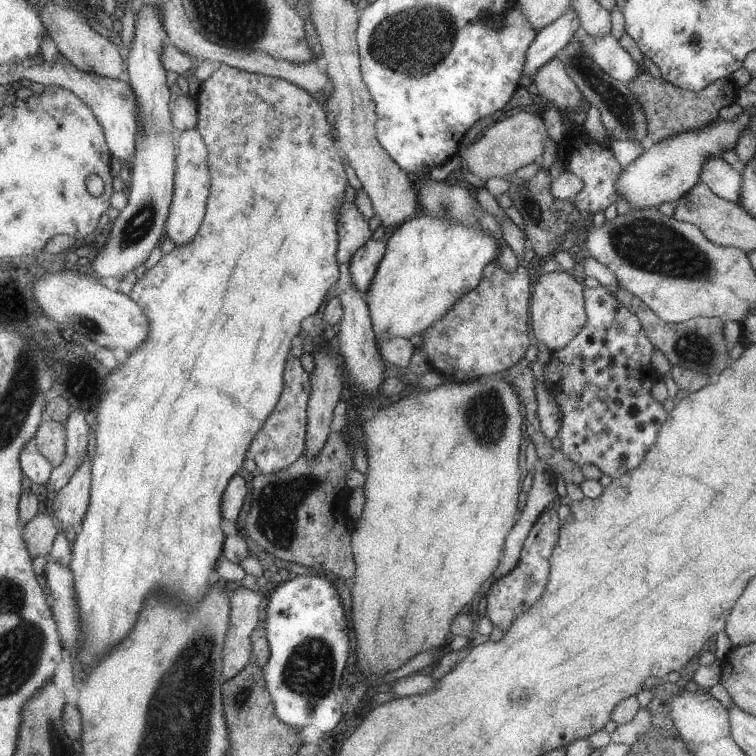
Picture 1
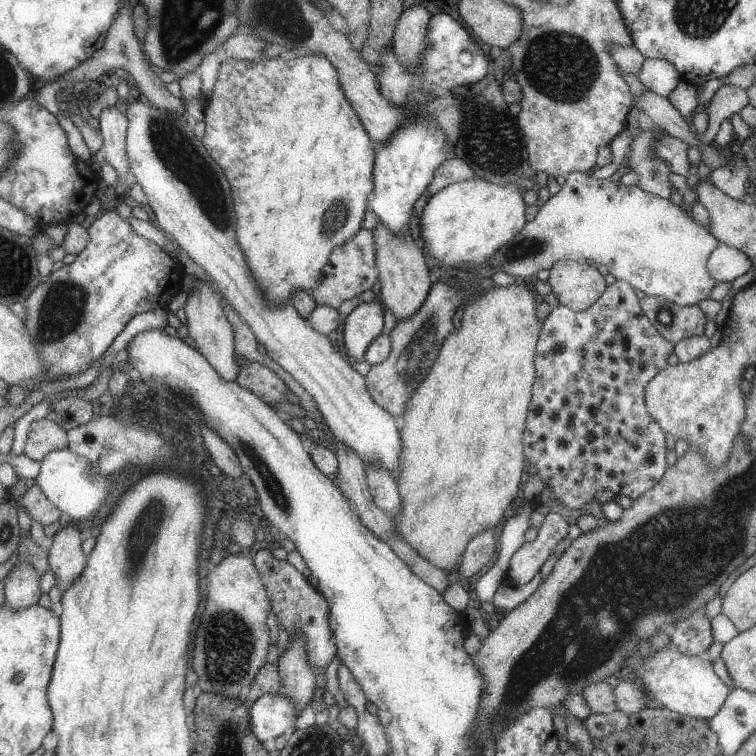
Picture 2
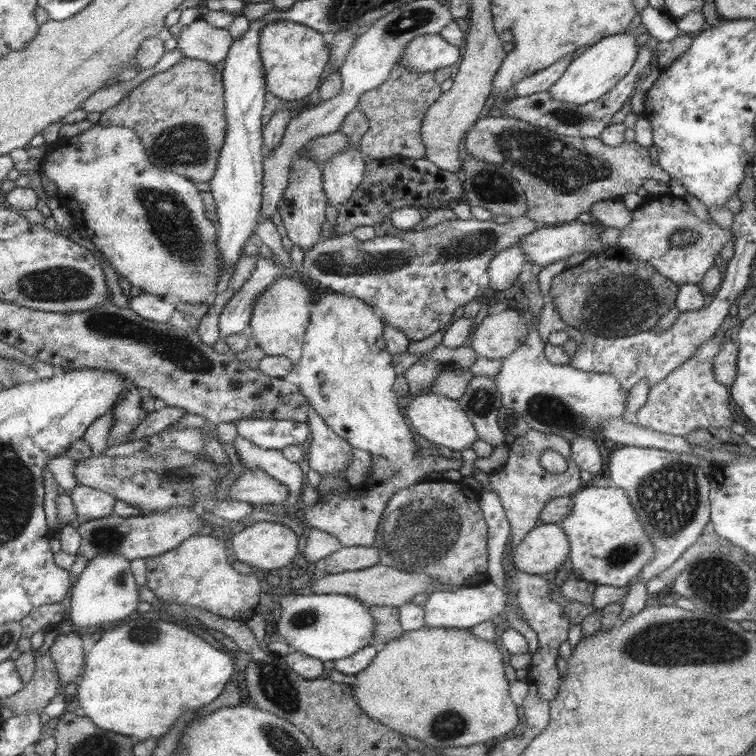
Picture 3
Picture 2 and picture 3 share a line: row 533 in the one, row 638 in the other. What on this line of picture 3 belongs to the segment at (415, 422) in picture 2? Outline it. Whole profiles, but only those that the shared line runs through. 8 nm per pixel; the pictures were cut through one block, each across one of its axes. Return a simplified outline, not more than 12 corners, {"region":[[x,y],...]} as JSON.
{"region":[[466,628],[384,643],[356,704],[427,748],[517,724],[503,654]]}

